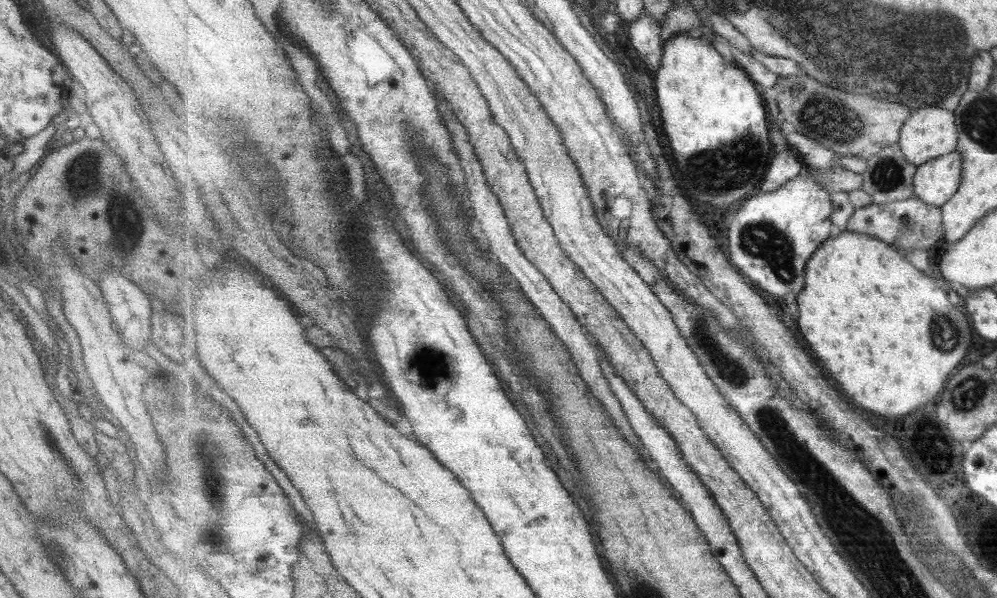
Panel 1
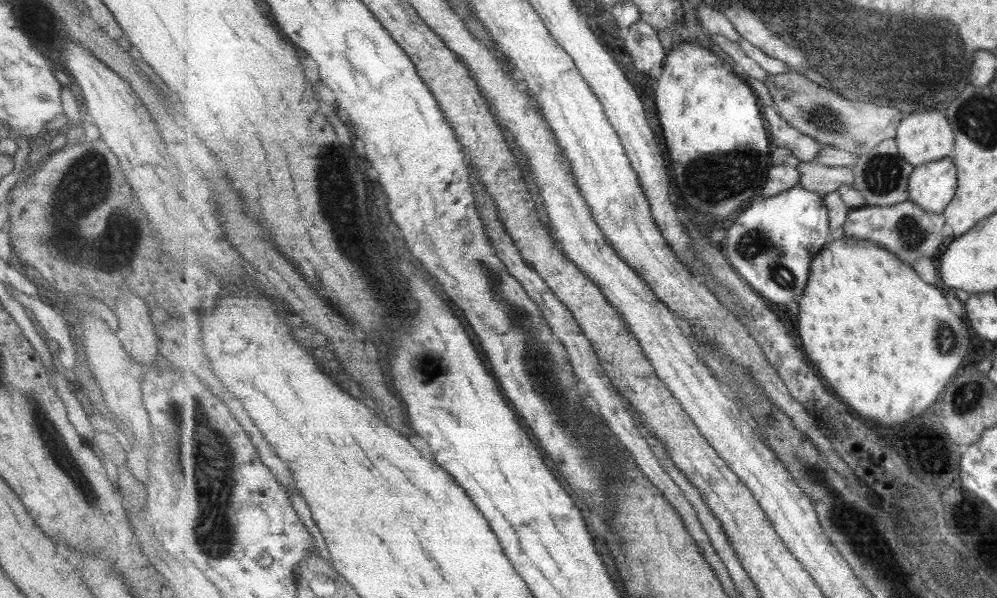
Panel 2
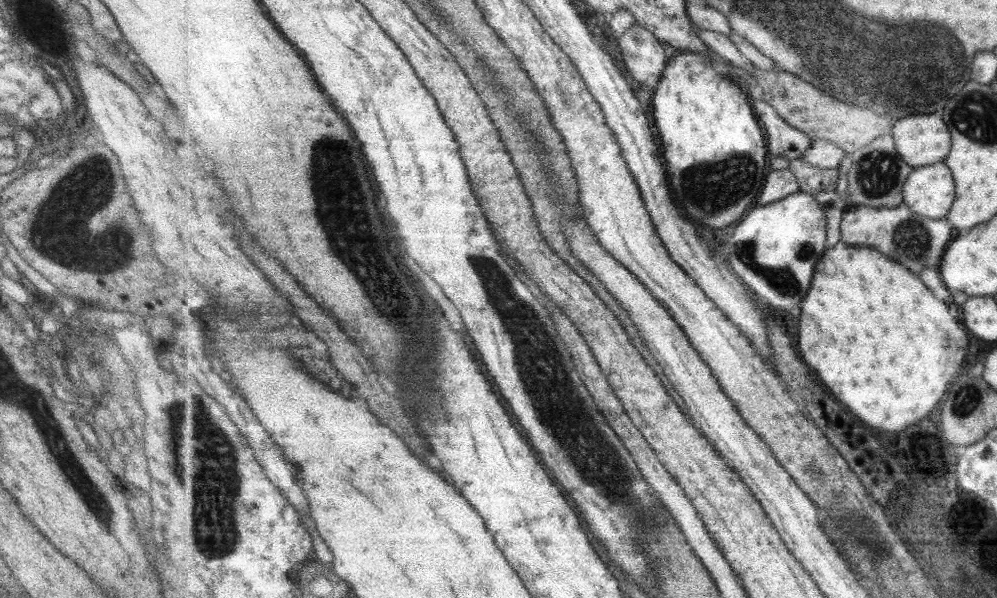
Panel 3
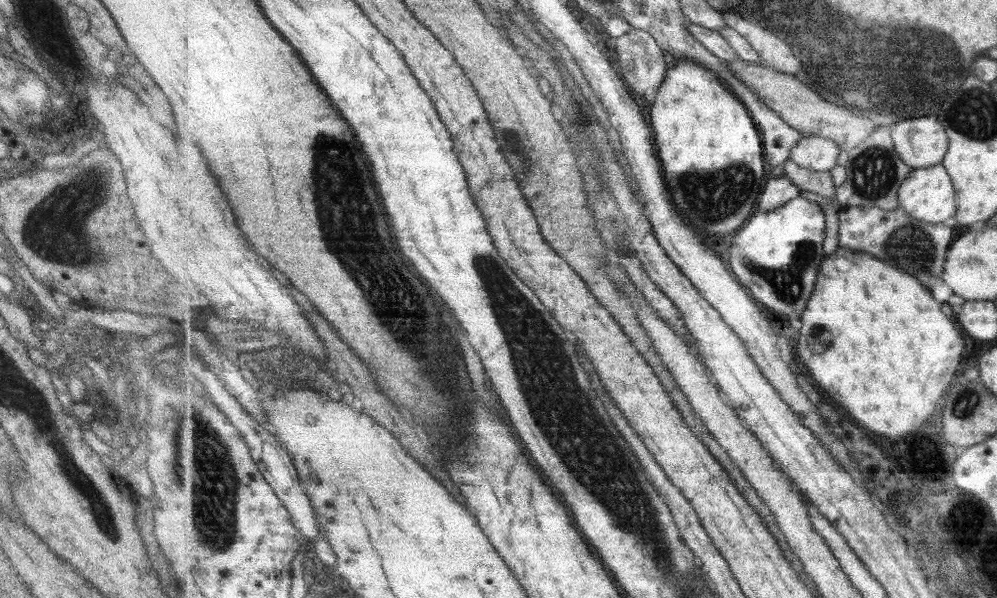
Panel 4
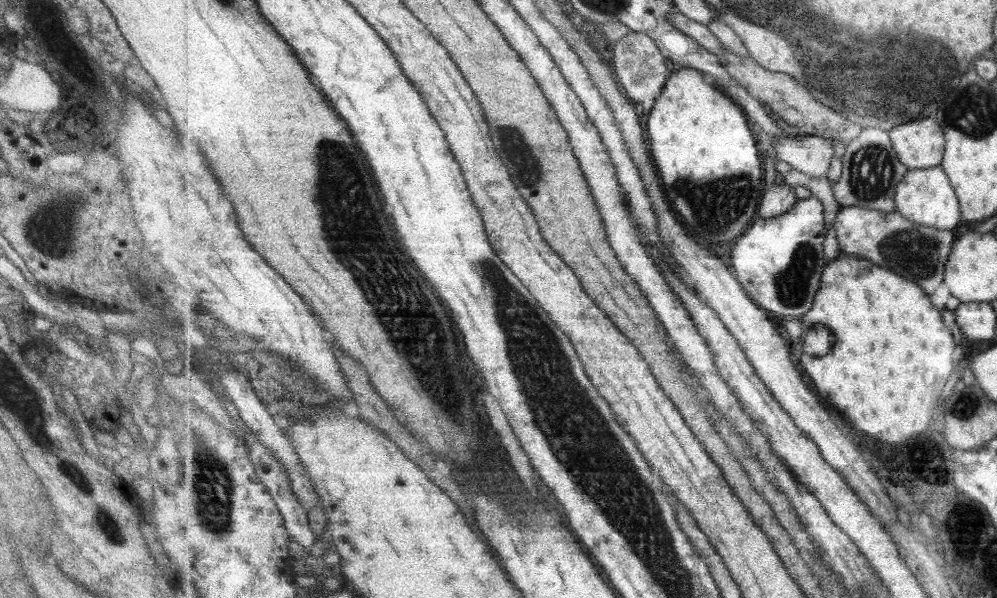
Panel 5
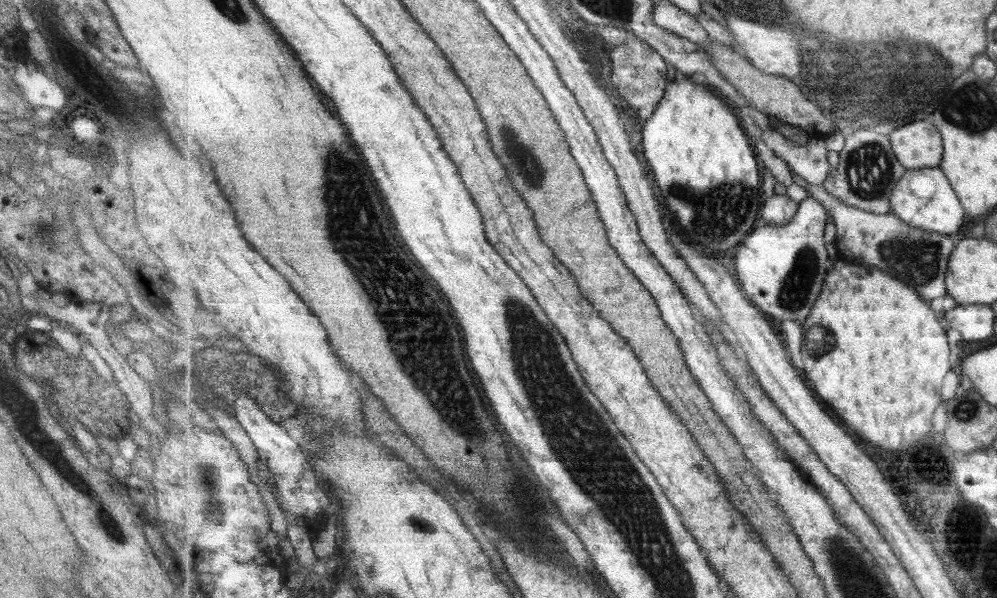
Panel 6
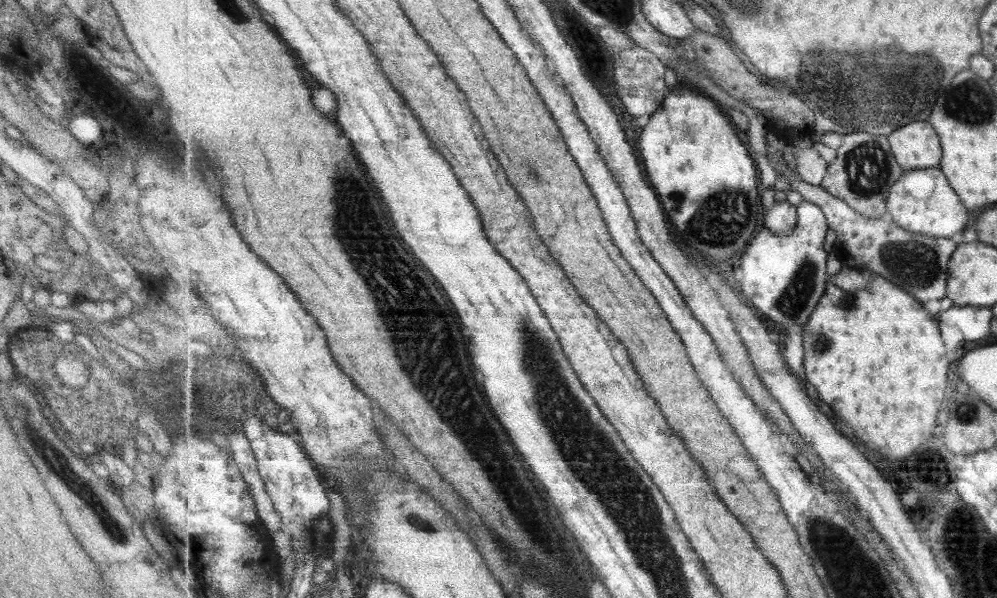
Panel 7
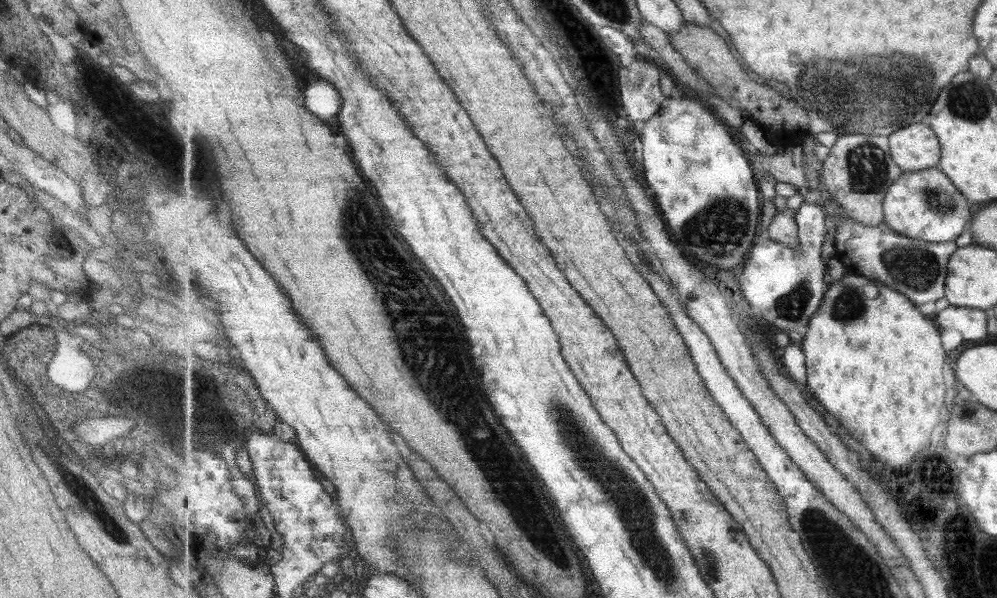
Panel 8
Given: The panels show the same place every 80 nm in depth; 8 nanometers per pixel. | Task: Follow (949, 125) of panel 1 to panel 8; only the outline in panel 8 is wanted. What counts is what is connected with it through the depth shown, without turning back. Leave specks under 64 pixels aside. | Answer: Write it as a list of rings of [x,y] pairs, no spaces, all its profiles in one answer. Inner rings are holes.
[[[927,124],[908,125],[890,136],[893,160],[904,172],[935,168],[942,159],[942,145],[934,129]]]

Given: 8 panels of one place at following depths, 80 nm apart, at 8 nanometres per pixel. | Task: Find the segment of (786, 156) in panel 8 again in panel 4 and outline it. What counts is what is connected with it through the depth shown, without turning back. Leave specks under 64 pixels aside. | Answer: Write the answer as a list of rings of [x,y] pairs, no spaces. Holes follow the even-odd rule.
[[[846,207],[841,213],[840,247],[865,252],[897,266],[915,276],[923,285],[931,285],[933,279],[944,276],[944,268],[951,246],[954,244],[953,225],[931,225],[917,220],[897,208],[893,211],[879,207]]]

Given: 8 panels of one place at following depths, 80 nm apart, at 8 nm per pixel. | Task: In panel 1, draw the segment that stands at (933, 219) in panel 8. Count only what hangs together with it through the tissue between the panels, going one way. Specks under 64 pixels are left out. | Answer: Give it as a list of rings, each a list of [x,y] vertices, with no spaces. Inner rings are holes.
[[[957,151],[922,164],[914,176],[915,195],[925,204],[942,208],[957,194],[962,183],[963,169],[962,155]]]

